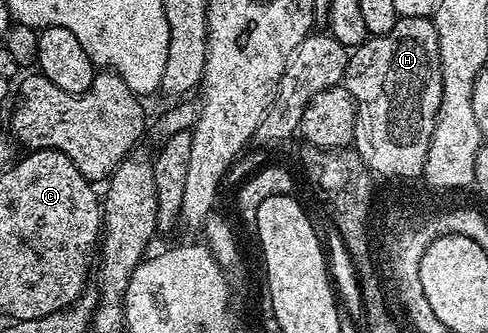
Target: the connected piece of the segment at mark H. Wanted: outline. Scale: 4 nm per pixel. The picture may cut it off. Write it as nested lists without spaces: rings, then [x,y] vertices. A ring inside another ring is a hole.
[[[398,17],[395,28],[386,34],[370,37],[348,55],[343,84],[357,105],[355,133],[361,153],[392,180],[413,178],[425,169],[431,136],[435,132],[439,104],[443,100],[443,76],[439,56],[439,36],[429,18]]]

